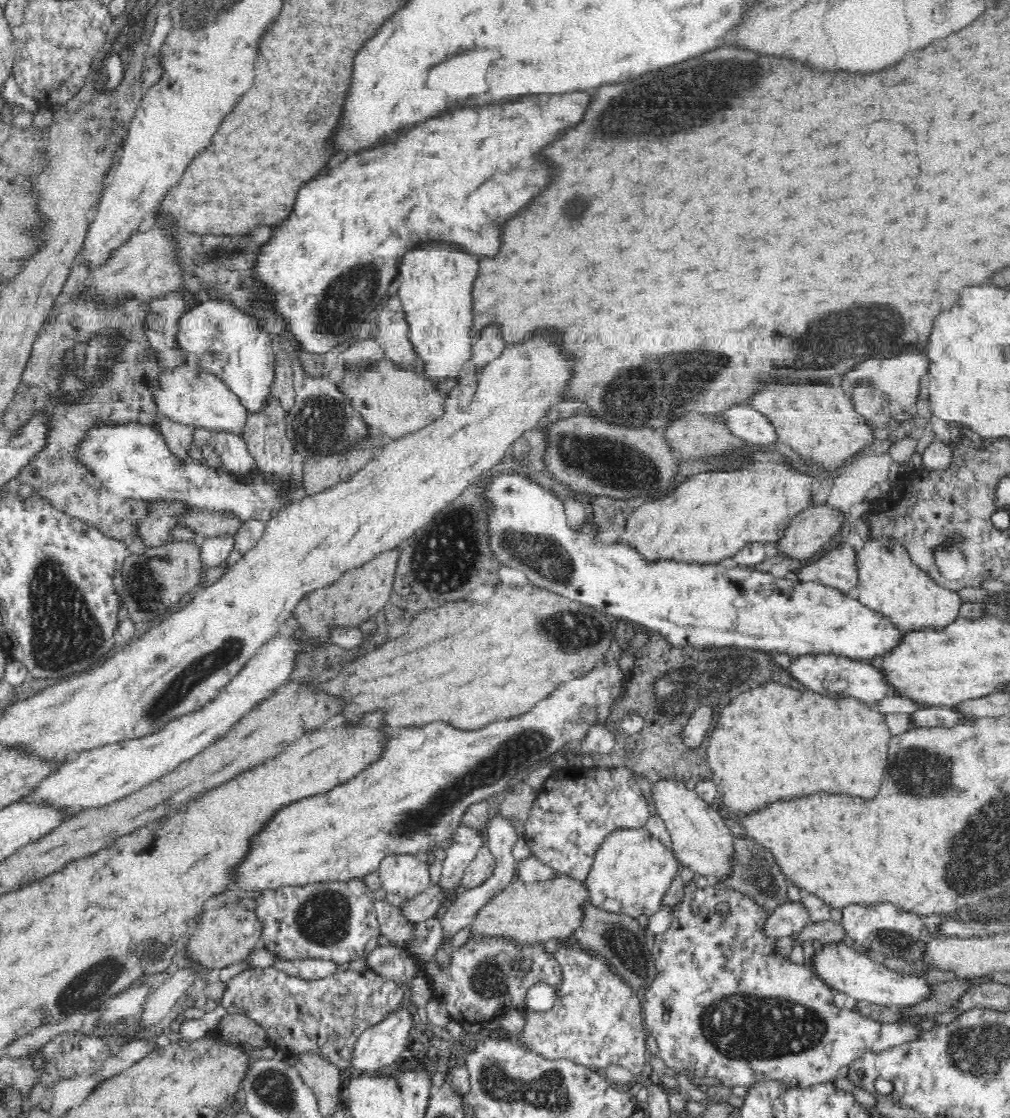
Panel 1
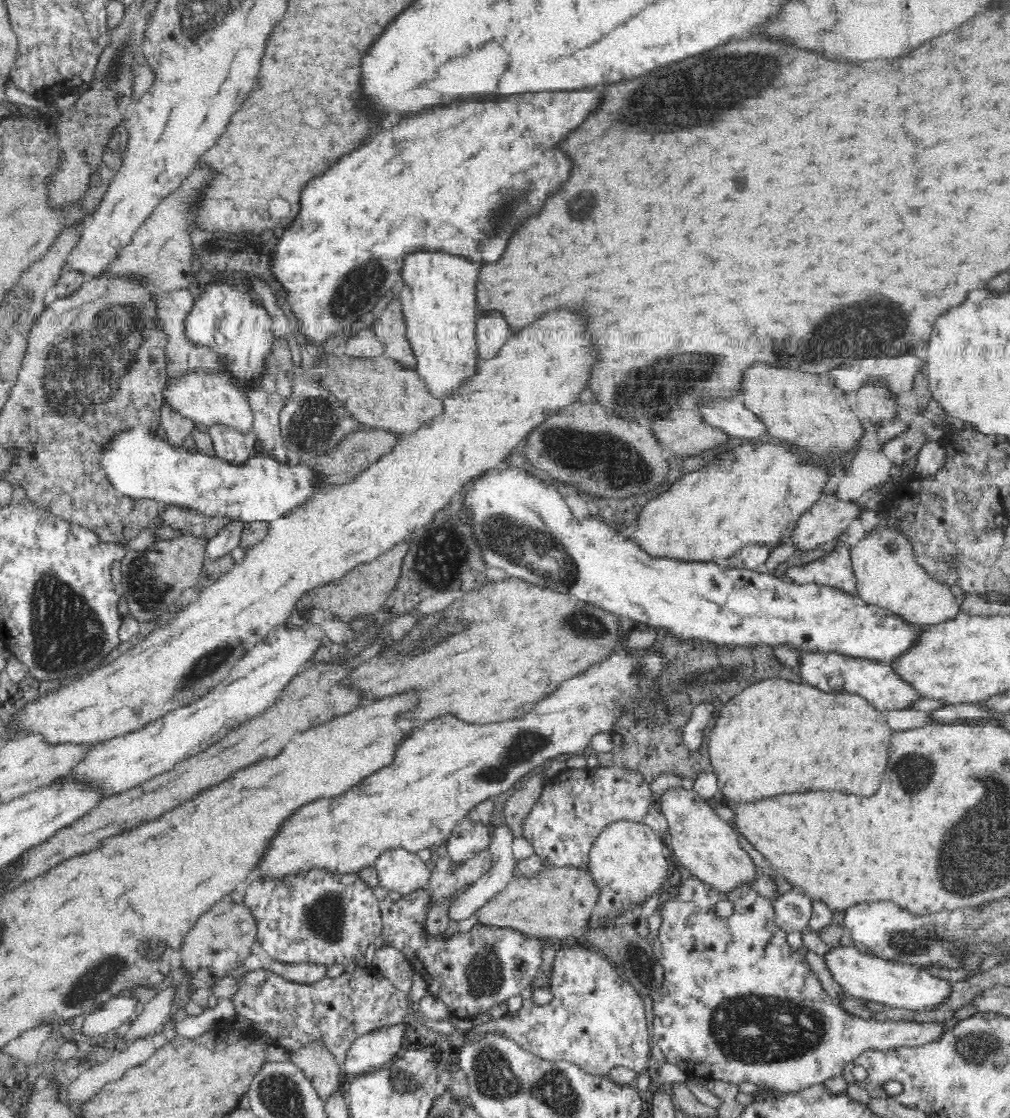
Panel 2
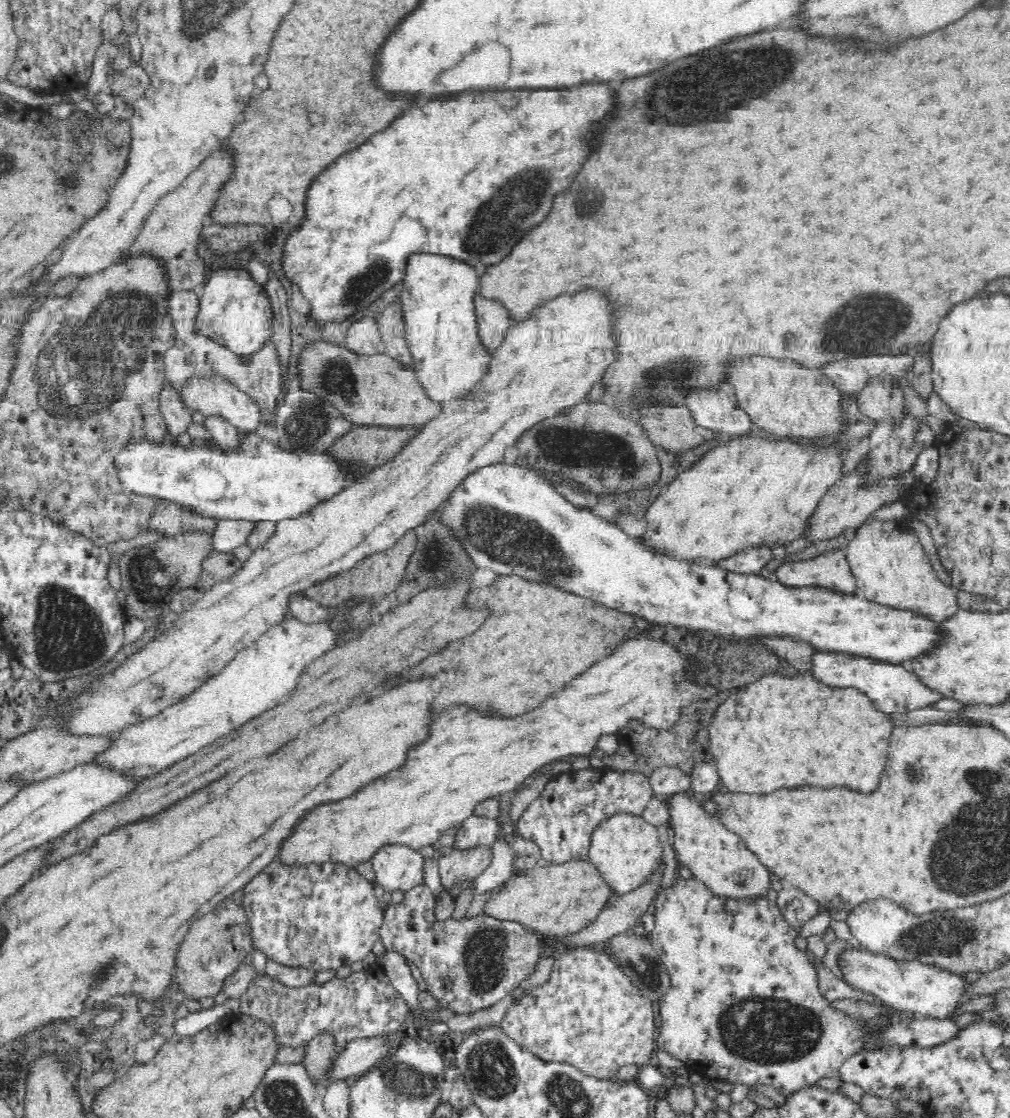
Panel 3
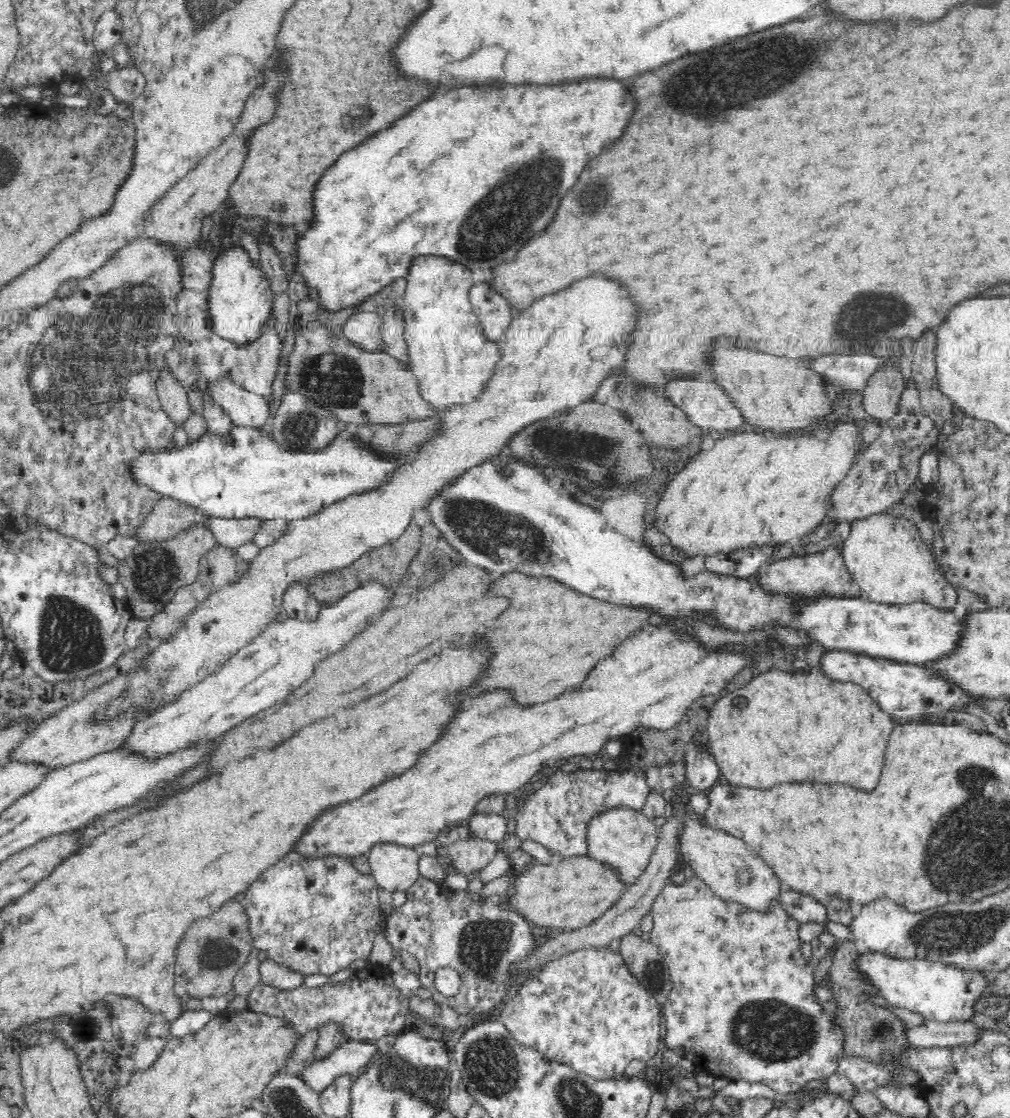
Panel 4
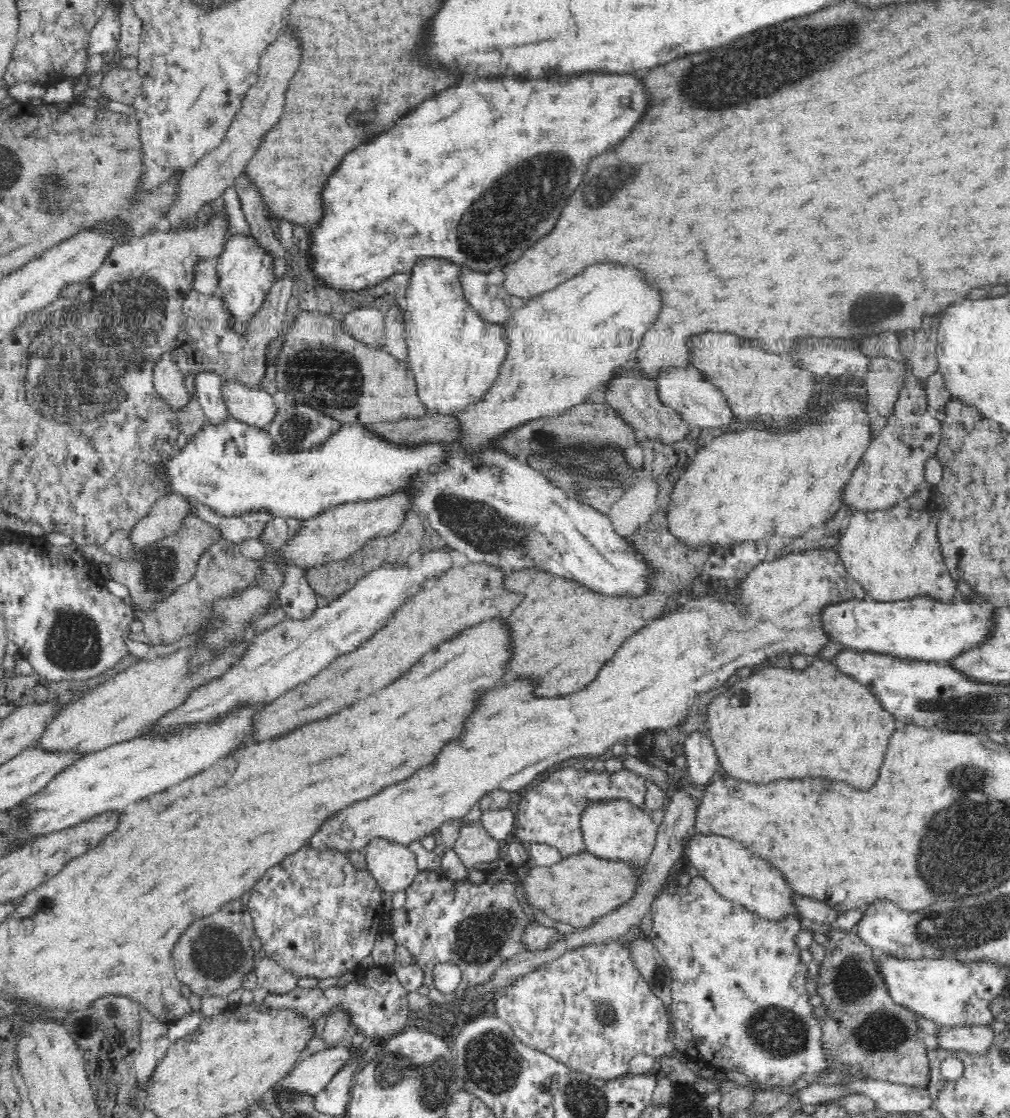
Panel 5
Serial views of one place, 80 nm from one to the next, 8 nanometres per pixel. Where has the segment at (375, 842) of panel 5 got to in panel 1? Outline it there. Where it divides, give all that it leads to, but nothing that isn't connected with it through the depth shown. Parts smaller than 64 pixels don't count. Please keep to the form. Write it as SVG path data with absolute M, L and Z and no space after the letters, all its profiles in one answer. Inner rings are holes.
M388 854L378 868L381 888L403 900L424 892L431 885L429 866L415 855Z

